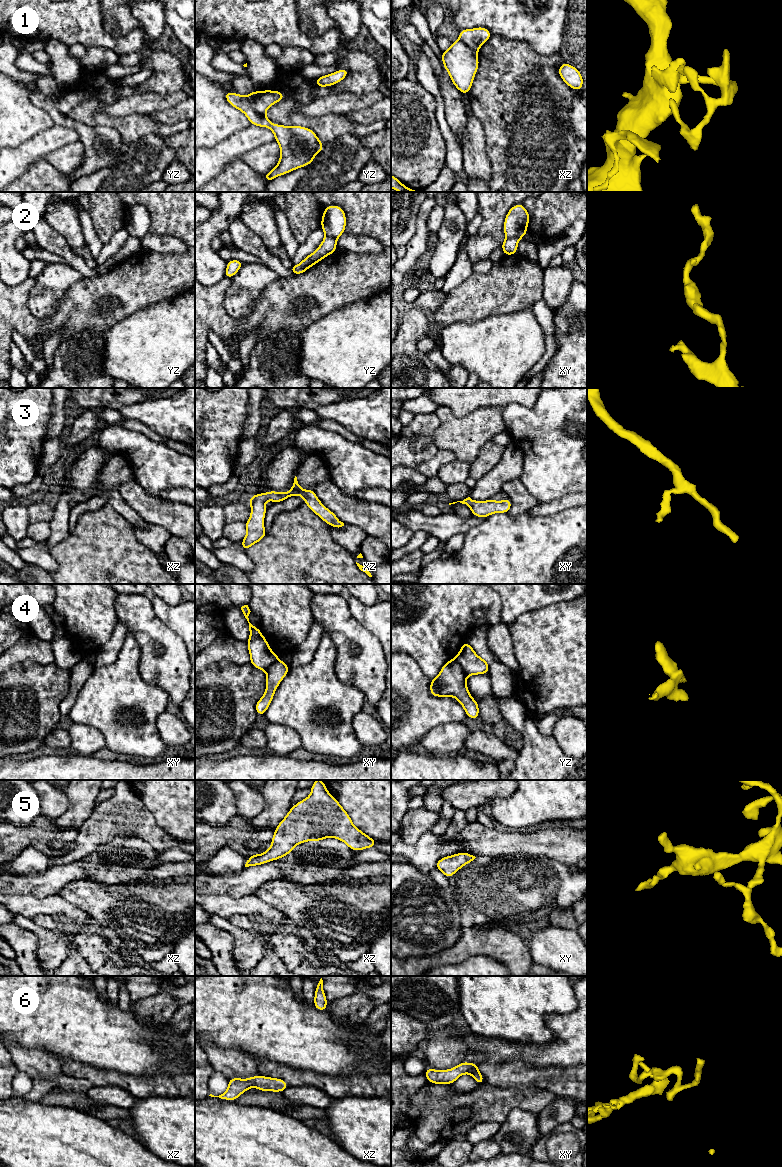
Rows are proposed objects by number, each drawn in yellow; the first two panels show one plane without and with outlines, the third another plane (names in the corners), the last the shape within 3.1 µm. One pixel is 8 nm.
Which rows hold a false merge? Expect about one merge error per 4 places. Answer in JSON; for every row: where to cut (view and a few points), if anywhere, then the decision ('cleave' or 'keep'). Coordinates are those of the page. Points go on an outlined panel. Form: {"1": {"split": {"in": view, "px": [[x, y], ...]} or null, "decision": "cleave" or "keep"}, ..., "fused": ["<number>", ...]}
{"1": {"split": null, "decision": "keep"}, "2": {"split": {"in": "xy", "px": [[506, 237], [516, 237], [518, 239]]}, "decision": "cleave"}, "3": {"split": null, "decision": "keep"}, "4": {"split": {"in": "yz", "px": [[453, 658], [467, 675]]}, "decision": "cleave"}, "5": {"split": null, "decision": "keep"}, "6": {"split": null, "decision": "keep"}, "fused": ["2", "4"]}

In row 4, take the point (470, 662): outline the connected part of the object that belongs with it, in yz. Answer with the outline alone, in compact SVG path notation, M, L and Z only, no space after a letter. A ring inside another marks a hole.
M467 641L462 644L454 659L459 663L467 676L489 674L488 661L479 657Z

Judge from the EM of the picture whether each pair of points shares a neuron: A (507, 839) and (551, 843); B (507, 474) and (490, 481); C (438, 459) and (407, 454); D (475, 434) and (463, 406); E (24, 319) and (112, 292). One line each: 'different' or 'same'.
A: same
B: same
C: different
D: different
E: same

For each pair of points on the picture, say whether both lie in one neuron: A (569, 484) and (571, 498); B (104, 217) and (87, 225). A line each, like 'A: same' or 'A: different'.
A: different
B: different

